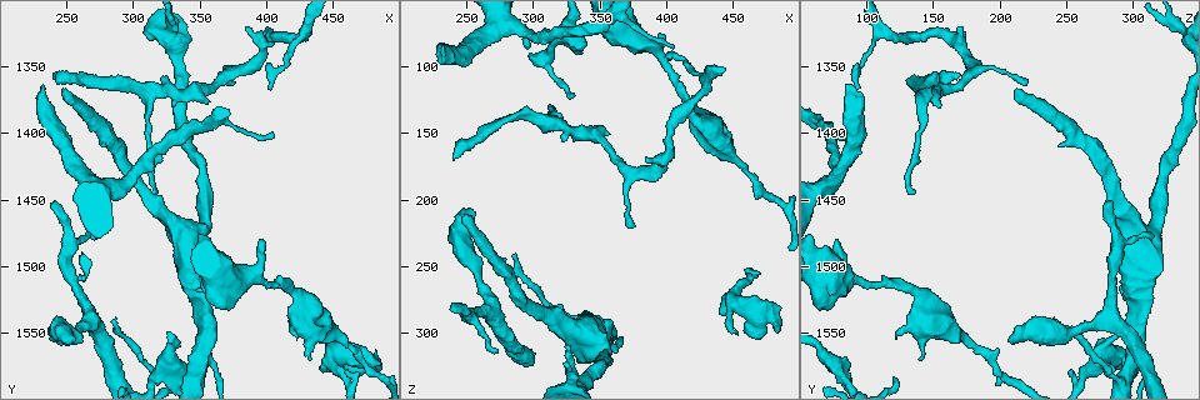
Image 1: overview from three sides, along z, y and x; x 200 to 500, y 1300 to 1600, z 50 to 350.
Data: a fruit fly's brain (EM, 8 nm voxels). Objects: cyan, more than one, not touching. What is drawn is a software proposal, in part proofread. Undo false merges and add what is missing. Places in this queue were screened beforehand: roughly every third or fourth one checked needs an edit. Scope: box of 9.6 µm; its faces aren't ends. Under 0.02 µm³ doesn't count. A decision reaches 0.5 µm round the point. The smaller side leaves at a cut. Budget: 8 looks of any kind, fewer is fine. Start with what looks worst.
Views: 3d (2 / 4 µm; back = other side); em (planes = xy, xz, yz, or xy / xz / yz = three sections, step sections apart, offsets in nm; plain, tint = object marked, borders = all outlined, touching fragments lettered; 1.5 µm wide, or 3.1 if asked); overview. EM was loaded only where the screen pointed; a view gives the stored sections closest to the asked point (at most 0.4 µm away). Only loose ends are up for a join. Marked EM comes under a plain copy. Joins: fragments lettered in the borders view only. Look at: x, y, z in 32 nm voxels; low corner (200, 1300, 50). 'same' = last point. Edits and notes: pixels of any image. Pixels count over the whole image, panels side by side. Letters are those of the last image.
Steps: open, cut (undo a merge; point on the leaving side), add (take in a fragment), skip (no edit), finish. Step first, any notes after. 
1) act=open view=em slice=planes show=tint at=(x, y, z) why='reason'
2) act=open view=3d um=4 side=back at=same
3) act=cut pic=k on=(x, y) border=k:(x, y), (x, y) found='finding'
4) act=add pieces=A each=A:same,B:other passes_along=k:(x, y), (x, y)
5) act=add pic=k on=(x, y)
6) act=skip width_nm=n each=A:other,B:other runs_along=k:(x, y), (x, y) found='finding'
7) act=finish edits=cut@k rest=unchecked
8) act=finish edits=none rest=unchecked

act=open view=em slice=planes show=borders at=(406, 1402, 88) why='branch stops here'

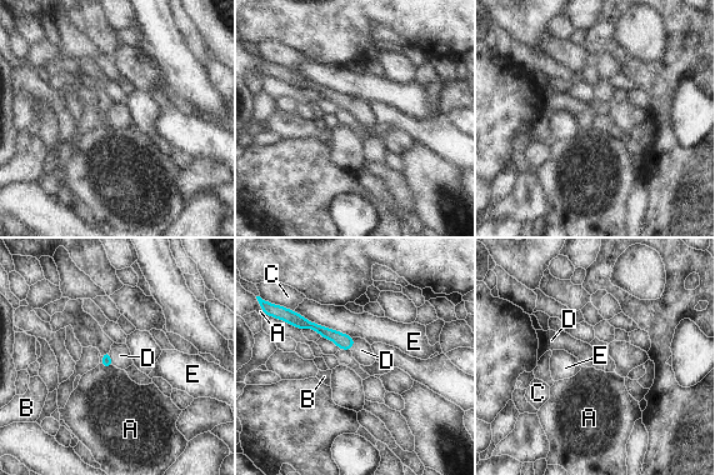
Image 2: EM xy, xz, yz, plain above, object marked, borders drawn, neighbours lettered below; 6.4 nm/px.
act=add pieces=D each=A:other,B:other,C:other,D:same,E:other passes_along=2:(106, 361), (109, 358), (120, 355) found='the cell continues'

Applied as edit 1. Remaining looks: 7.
act=open view=overview why='see it whole again'

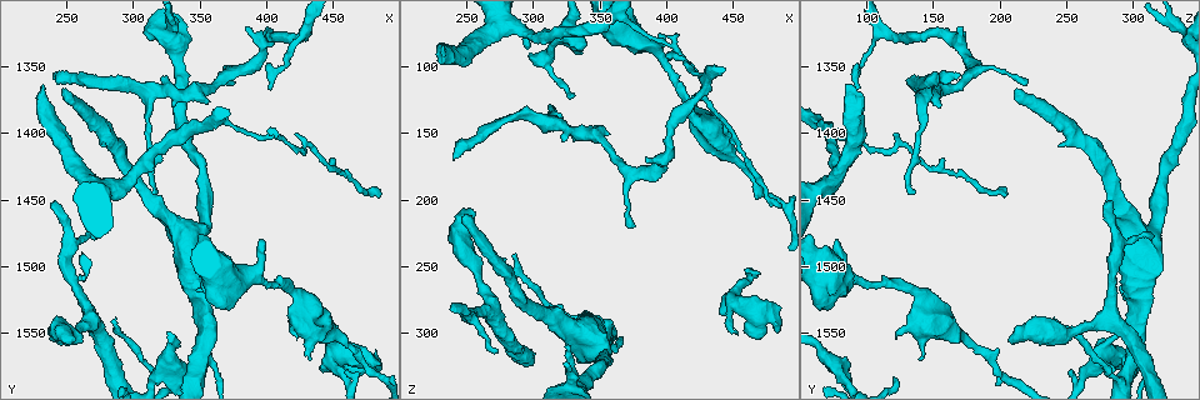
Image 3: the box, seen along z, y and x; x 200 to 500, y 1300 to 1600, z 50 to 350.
act=open view=3d um=4 at=(254, 1554, 210) why='free end'

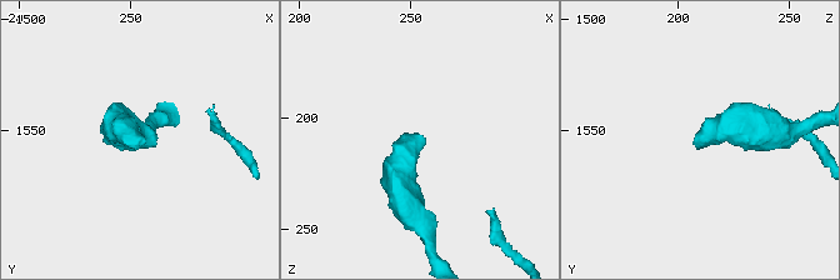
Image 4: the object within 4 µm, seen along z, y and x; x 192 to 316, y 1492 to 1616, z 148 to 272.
act=open view=em slice=yz step=4 show=borders at=(257, 1555, 210)

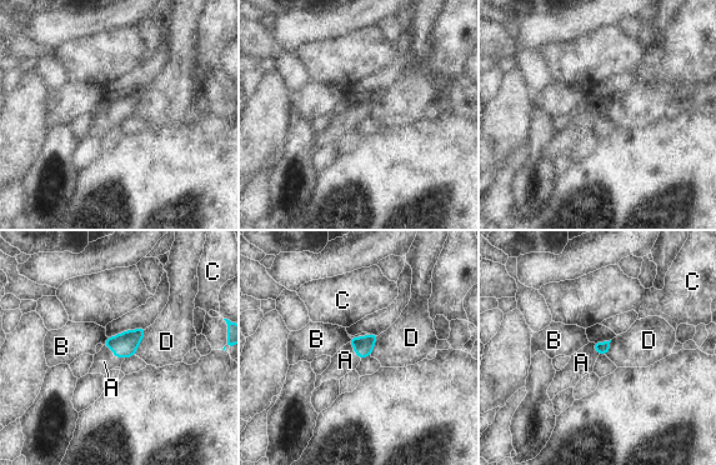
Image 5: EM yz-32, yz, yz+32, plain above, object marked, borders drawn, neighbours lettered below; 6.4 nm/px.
act=open view=em slice=planes show=borders at=same

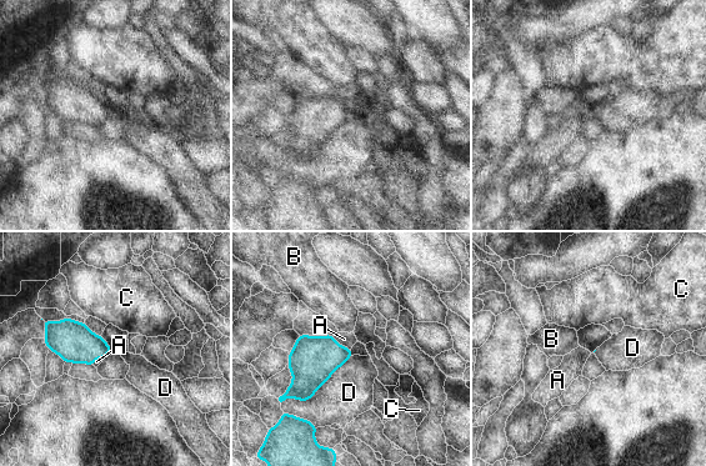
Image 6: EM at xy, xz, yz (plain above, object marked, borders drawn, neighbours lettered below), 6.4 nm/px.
act=add pieces=A each=A:same,B:other,C:other,D:other passes_along=6:(313, 360), (339, 345), (344, 339) found='it goes on there'

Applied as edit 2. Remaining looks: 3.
act=finish edits=add@2,add@6 rest=unchecked

